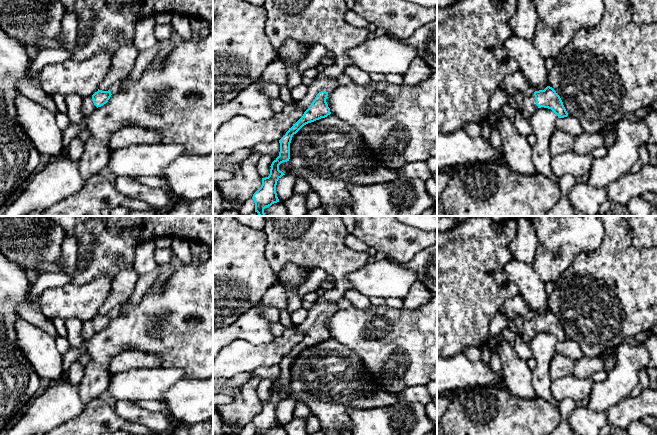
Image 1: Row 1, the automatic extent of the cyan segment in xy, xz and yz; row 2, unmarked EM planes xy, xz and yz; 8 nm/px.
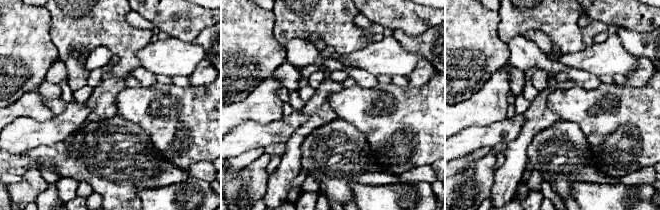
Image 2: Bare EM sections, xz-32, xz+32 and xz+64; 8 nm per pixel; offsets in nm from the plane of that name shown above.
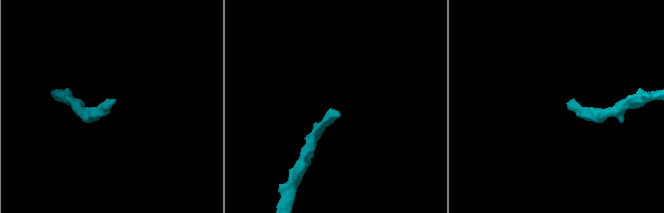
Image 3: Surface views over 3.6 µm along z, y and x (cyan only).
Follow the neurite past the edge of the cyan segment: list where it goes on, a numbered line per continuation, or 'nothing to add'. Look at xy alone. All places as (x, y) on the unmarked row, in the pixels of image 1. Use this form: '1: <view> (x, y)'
1: xy (88, 331)

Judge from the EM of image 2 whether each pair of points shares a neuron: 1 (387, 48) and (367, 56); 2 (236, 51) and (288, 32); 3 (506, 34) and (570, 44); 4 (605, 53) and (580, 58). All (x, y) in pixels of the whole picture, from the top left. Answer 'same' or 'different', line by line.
1: same
2: different
3: same
4: same

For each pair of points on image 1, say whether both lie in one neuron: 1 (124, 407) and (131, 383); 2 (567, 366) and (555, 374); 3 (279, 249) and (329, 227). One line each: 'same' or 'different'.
1: different
2: same
3: same

